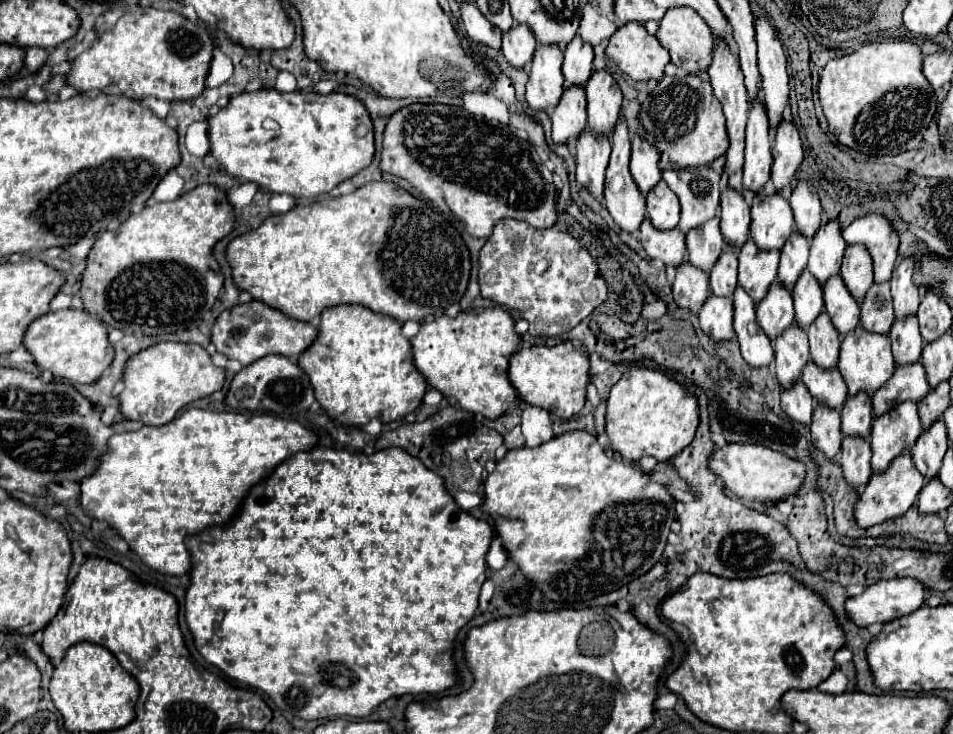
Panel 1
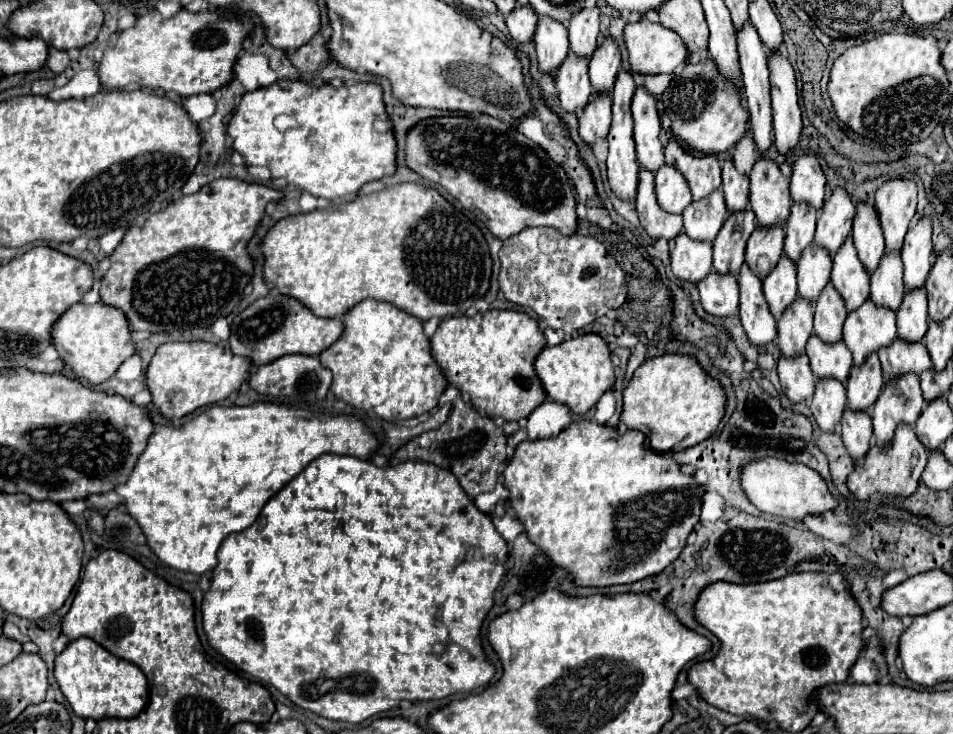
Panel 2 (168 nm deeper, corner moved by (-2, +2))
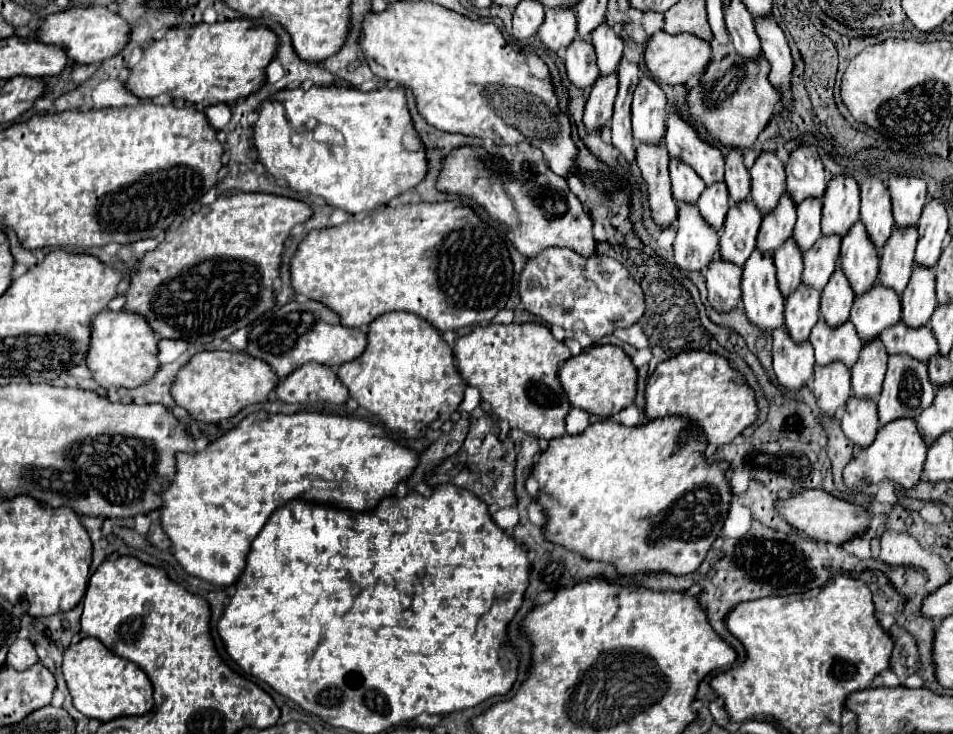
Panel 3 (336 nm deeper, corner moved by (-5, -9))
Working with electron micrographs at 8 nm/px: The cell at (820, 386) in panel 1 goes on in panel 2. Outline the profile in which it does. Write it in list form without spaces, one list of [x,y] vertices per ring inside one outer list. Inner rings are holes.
[[[812,334],[806,344],[806,354],[816,378],[836,378],[840,382],[848,380],[854,362],[844,340],[838,340],[836,344],[824,344],[820,338],[816,338],[816,334]]]

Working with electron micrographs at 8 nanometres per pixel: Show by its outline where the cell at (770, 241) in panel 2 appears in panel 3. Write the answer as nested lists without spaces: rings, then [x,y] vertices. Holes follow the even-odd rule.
[[[785,193],[775,211],[765,215],[759,235],[757,235],[757,249],[765,255],[773,255],[793,233],[795,225],[795,205]]]

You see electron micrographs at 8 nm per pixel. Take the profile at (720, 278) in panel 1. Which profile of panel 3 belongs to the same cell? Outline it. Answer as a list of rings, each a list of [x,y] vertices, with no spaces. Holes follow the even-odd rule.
[[[753,201],[735,203],[725,219],[725,225],[719,233],[719,251],[721,259],[727,263],[735,263],[737,267],[743,267],[749,255],[755,249],[755,237],[761,225],[761,215]]]

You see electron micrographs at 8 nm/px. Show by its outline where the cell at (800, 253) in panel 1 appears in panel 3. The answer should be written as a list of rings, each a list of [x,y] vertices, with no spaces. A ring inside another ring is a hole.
[[[805,199],[797,205],[797,223],[793,229],[793,241],[797,247],[807,253],[813,243],[821,237],[821,201],[819,199]]]

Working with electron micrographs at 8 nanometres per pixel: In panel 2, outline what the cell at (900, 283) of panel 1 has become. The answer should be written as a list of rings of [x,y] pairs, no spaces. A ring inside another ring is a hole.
[[[922,216],[910,226],[902,246],[902,260],[904,260],[906,288],[924,286],[924,280],[932,268],[932,218],[930,216]]]

